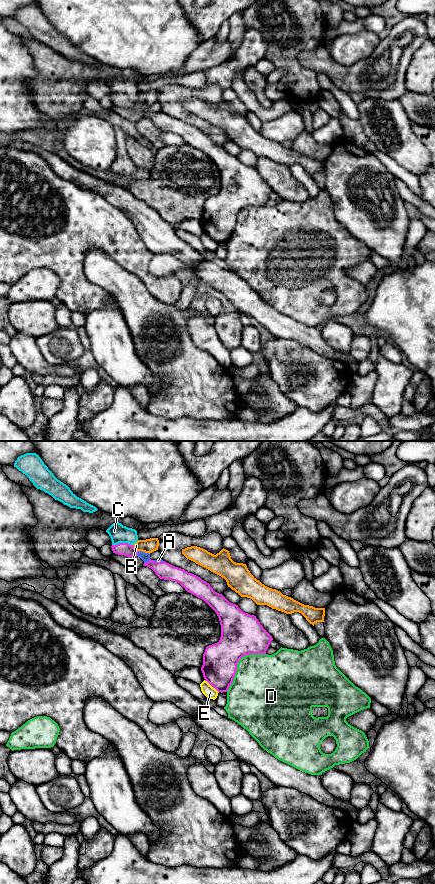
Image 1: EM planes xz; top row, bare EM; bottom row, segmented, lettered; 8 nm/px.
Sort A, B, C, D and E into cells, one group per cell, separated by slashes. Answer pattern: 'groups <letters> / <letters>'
groups A C / B / D / E

